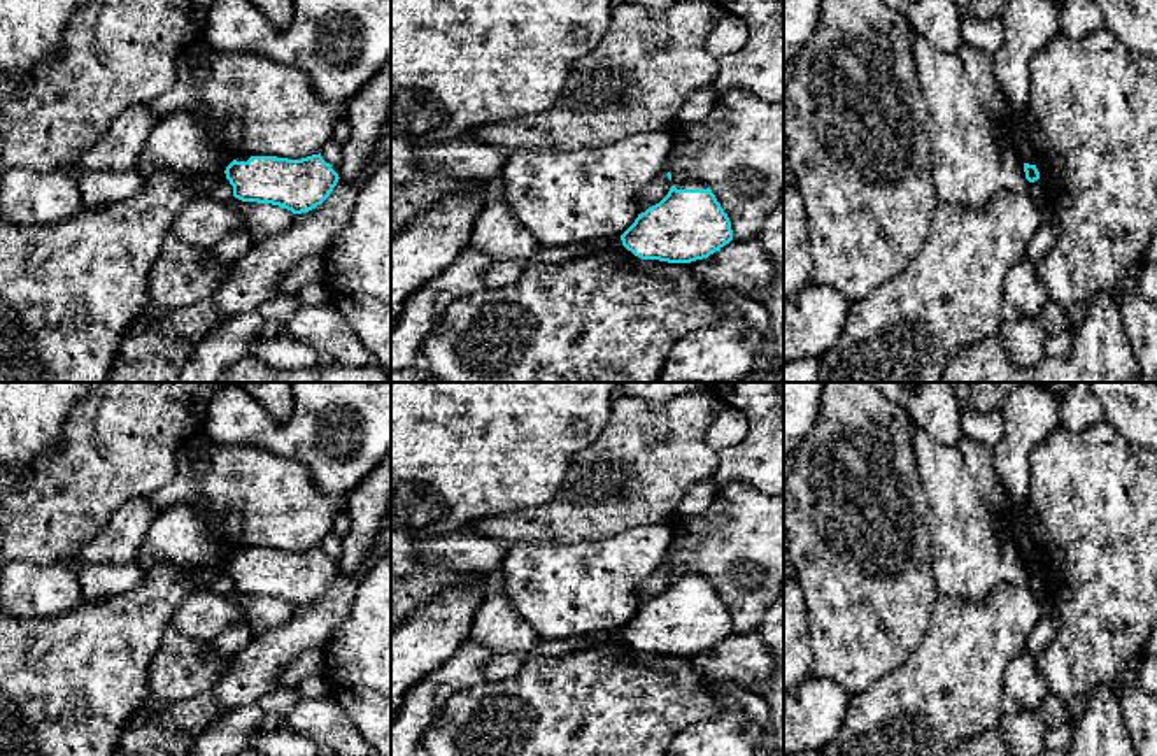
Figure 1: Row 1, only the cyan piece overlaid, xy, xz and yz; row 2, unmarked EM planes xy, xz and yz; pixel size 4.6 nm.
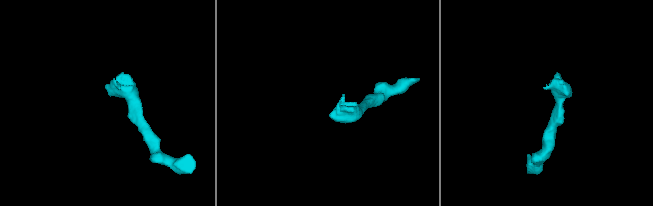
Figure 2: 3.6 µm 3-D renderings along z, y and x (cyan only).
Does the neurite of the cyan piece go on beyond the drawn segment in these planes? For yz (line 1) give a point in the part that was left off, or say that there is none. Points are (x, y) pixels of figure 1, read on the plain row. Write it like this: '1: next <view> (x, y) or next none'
1: next none

